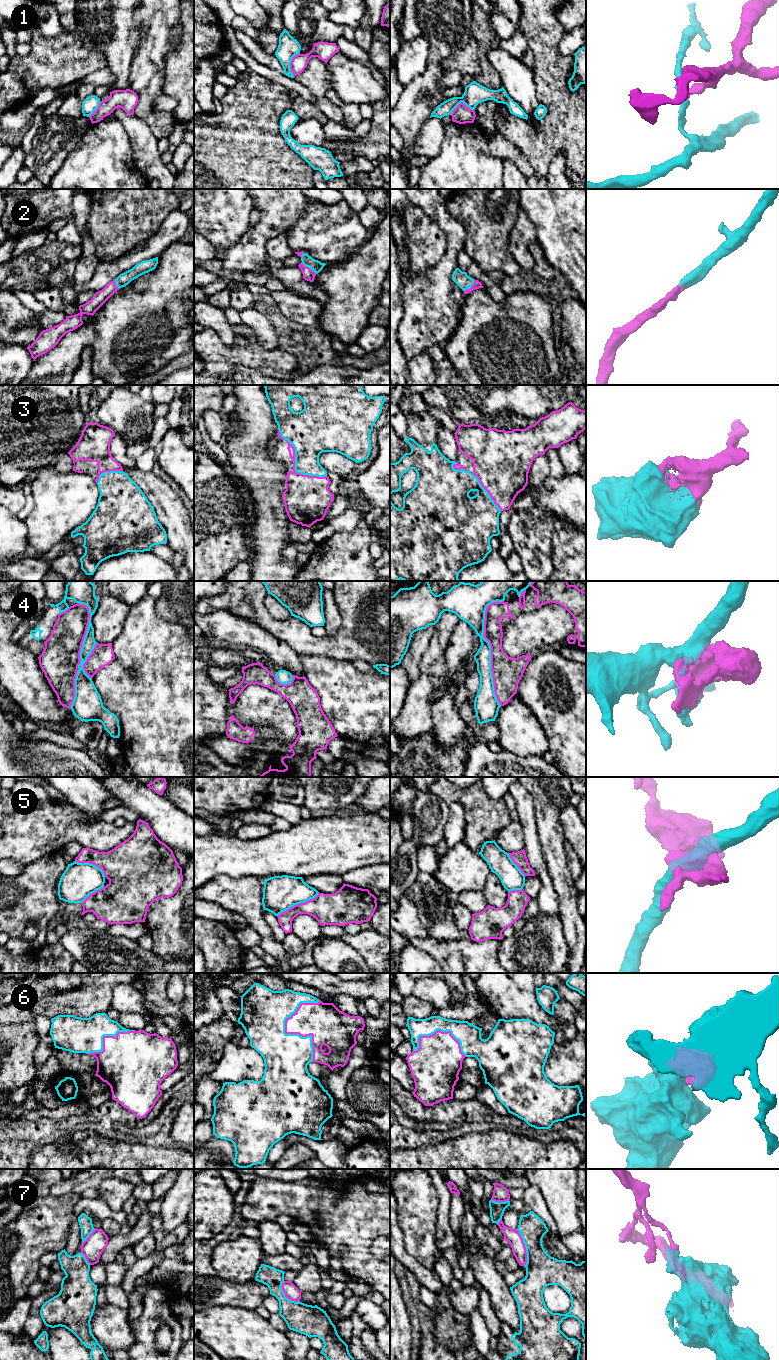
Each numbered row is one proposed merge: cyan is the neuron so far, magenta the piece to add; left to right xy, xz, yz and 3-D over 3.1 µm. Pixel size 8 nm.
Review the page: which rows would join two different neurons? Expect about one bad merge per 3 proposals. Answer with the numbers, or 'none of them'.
1, 4, 5, 7

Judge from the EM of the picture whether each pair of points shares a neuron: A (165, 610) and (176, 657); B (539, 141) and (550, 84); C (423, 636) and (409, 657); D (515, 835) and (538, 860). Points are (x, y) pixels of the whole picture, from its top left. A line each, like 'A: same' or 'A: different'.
A: different
B: same
C: same
D: different

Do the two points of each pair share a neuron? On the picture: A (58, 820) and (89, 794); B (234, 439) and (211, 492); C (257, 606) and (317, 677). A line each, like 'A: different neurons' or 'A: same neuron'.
A: different neurons
B: different neurons
C: different neurons

